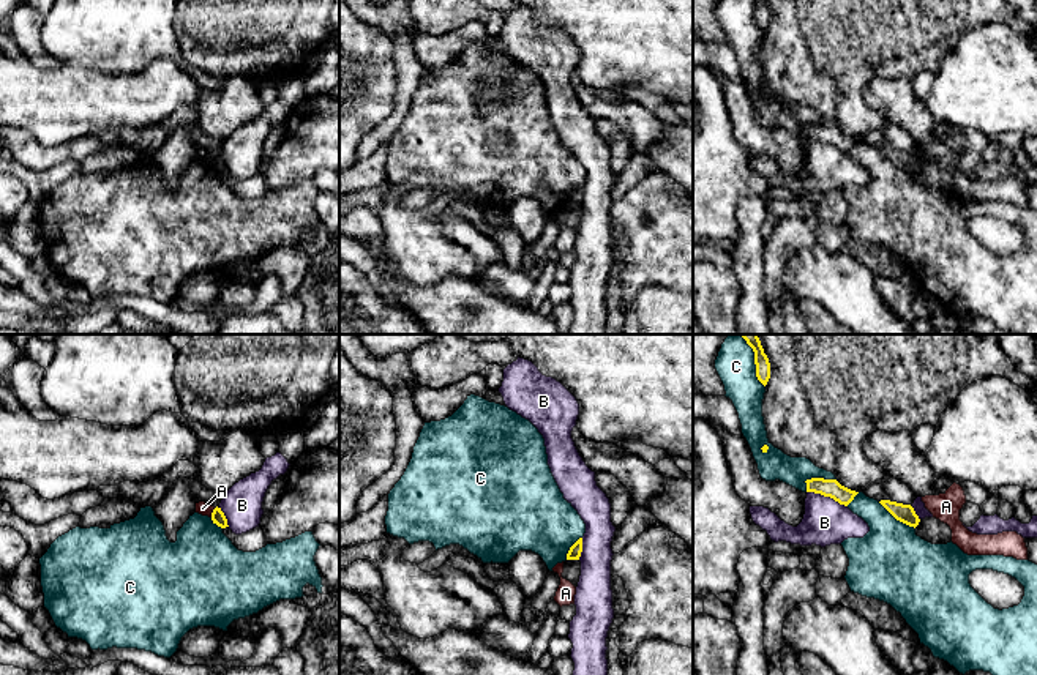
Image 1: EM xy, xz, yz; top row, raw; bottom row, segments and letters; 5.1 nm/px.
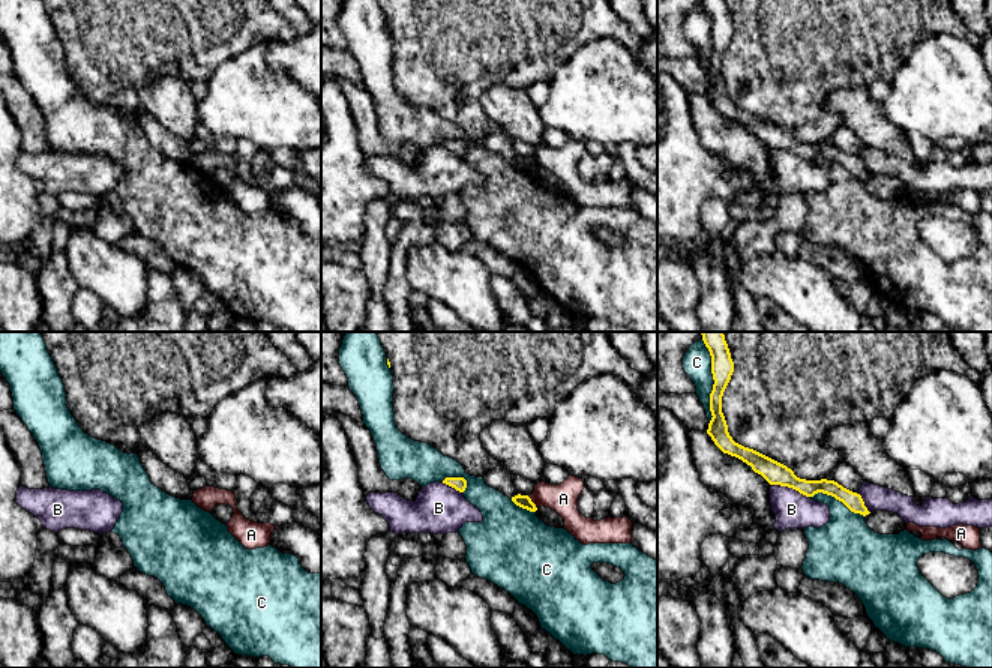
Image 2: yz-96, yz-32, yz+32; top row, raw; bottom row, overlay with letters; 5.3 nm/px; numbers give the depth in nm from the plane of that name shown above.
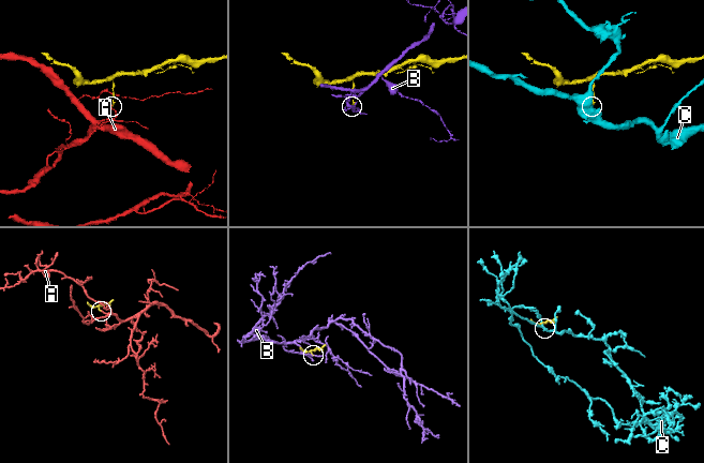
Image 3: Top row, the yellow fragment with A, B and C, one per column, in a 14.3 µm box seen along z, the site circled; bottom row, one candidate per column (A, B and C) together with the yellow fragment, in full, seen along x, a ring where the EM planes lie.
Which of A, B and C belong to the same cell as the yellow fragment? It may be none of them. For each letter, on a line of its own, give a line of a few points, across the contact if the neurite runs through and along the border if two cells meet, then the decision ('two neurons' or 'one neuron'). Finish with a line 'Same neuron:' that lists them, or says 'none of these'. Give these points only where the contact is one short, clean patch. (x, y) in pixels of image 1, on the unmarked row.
A: xy (215, 155), (210, 163) | two neurons
B: two neurons
C: two neurons
Same neuron: none of these

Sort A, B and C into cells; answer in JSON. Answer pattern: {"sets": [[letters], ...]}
{"sets": [["A"], ["B"], ["C"]]}

